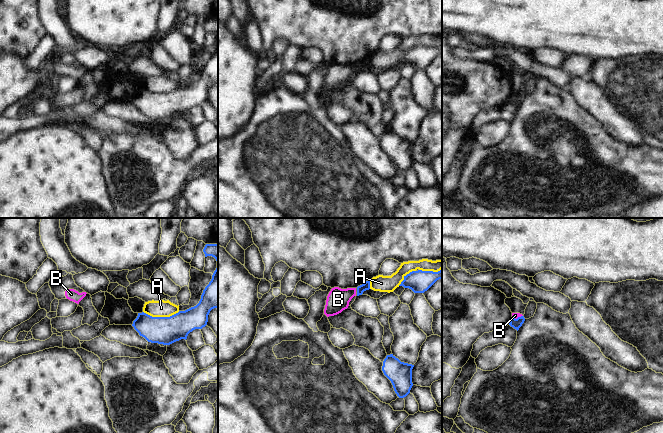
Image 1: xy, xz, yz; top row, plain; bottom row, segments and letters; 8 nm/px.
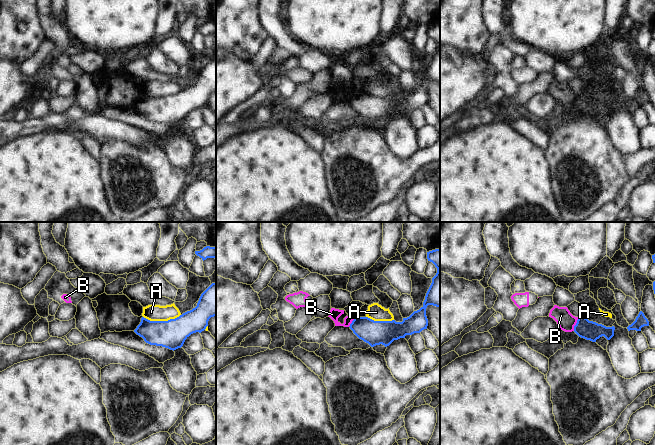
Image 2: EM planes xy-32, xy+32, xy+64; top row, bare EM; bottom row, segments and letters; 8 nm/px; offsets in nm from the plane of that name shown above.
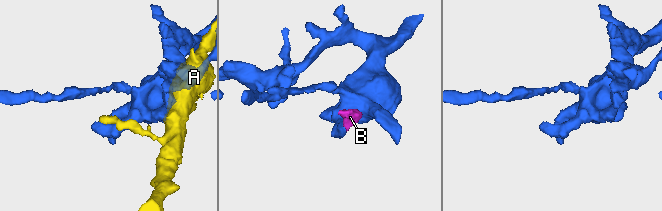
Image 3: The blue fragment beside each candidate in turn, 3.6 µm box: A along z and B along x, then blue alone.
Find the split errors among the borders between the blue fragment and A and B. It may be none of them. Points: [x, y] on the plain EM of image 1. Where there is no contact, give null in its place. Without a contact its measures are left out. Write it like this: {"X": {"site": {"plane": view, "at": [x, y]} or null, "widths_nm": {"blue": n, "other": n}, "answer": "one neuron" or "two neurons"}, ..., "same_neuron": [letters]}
{"A": {"site": {"plane": "xy", "at": [161, 93]}, "widths_nm": {"blue": 220, "other": 140}, "answer": "two neurons"}, "B": {"site": {"plane": "yz", "at": [518, 93]}, "widths_nm": {"blue": 80, "other": 50}, "answer": "two neurons"}, "same_neuron": []}

